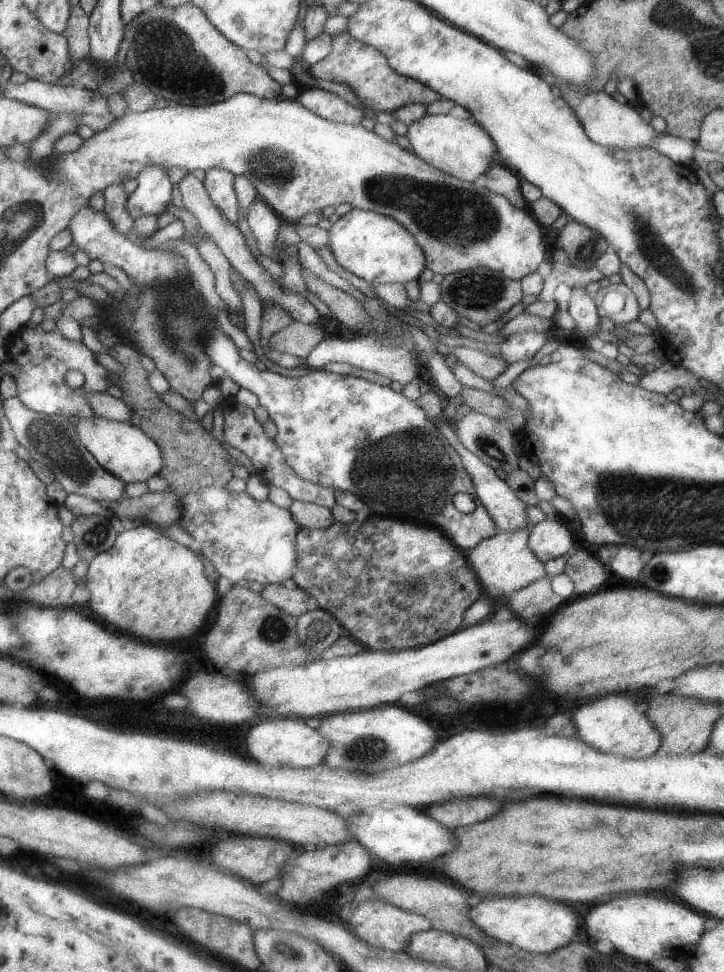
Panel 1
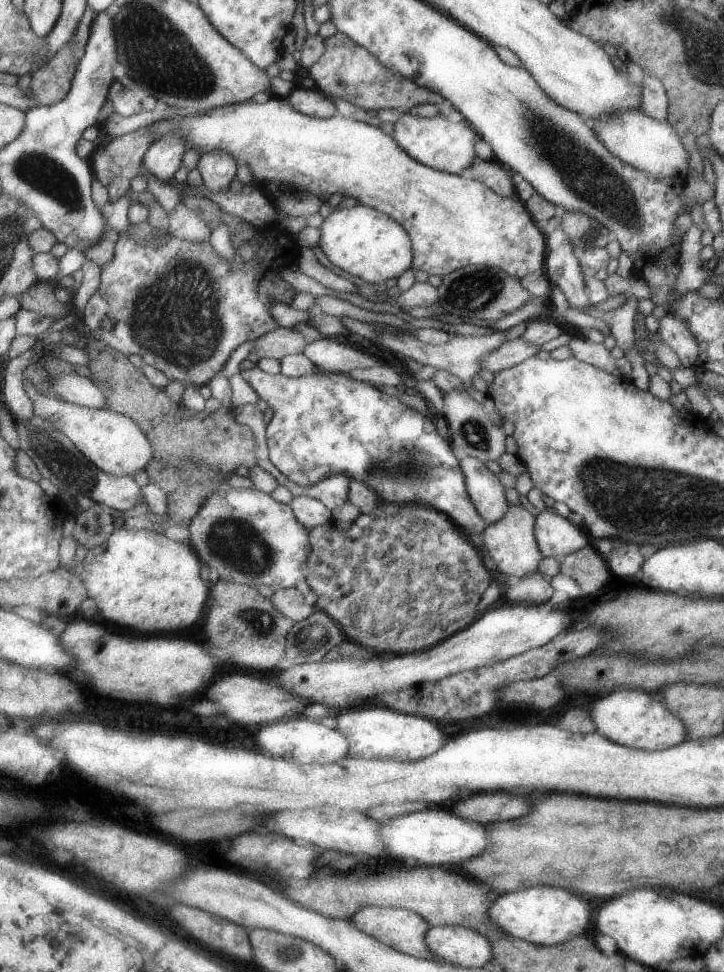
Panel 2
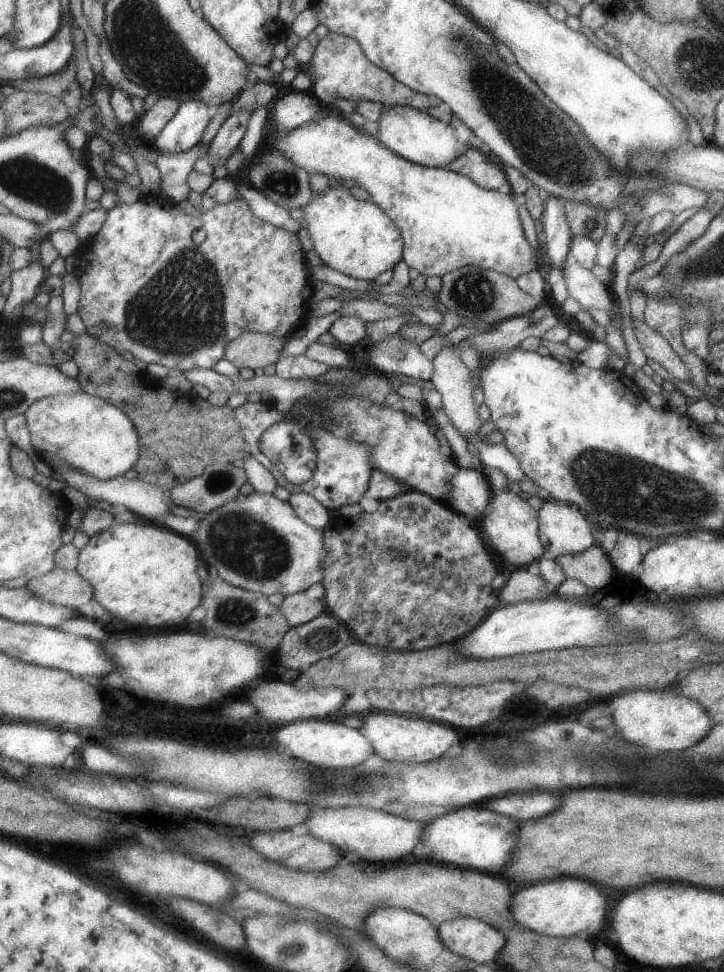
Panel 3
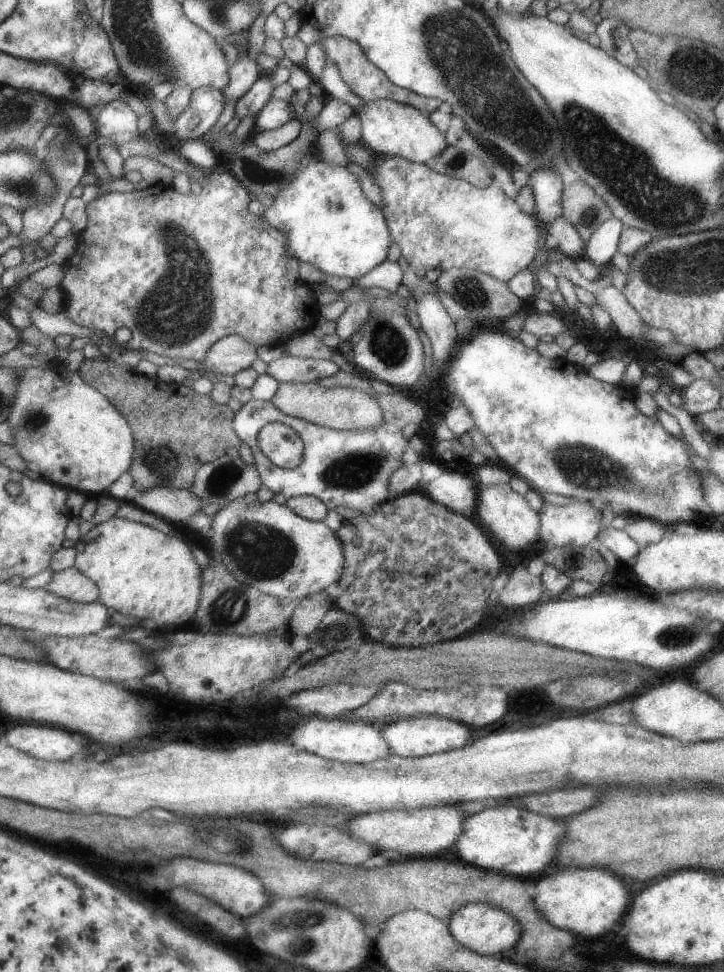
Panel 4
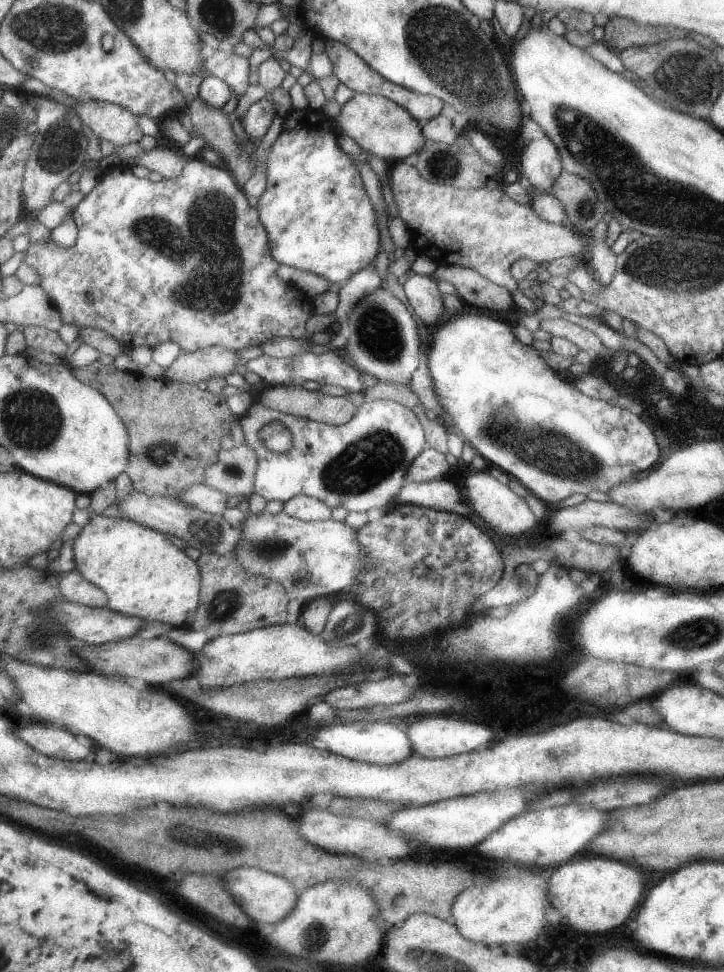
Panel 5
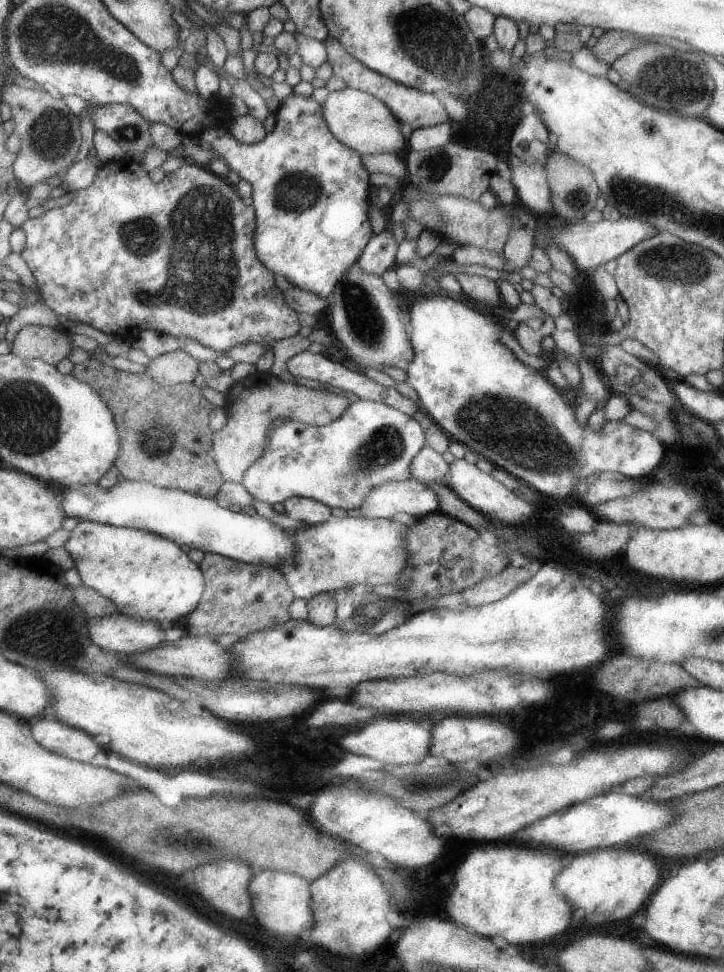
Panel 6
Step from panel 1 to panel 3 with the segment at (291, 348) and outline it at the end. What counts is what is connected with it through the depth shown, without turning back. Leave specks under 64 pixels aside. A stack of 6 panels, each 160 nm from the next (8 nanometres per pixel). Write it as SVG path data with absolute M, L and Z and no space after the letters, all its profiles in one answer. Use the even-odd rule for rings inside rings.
M249 332L227 342L223 359L235 368L263 369L281 356L286 338L275 338L264 333Z

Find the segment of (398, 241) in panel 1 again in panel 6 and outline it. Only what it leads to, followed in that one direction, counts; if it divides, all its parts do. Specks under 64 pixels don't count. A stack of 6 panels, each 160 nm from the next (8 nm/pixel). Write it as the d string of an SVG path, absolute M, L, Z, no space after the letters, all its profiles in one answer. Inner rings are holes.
M291 92L289 96L285 96L277 110L273 113L275 116L275 126L271 132L265 134L263 140L257 142L257 144L241 144L237 140L233 140L233 136L229 134L226 125L209 128L199 134L200 141L207 142L211 147L210 150L217 152L220 158L225 162L226 166L242 179L251 185L251 207L253 208L255 216L255 230L253 230L253 248L255 250L255 256L271 274L280 275L288 280L293 287L305 290L309 293L318 296L321 299L327 298L332 293L337 280L343 279L343 274L347 272L347 268L357 261L357 258L361 255L361 250L365 247L365 244L372 236L371 226L367 210L371 205L370 198L372 197L372 187L368 181L367 170L363 167L360 155L350 150L348 147L343 146L341 142L338 142L331 136L331 132L327 130L323 118L321 118L321 105L317 104L311 96L301 96Z

